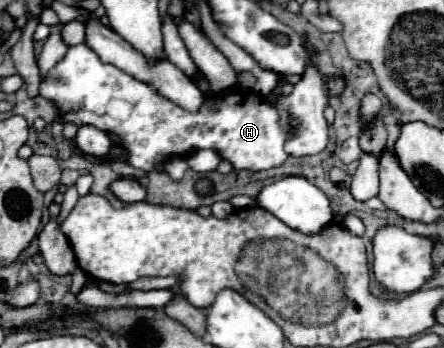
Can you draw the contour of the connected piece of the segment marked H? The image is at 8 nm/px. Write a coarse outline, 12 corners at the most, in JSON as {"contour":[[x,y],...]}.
{"contour":[[70,46],[40,96],[104,130],[126,164],[216,150],[234,170],[286,162],[276,106],[234,86],[188,112]]}

